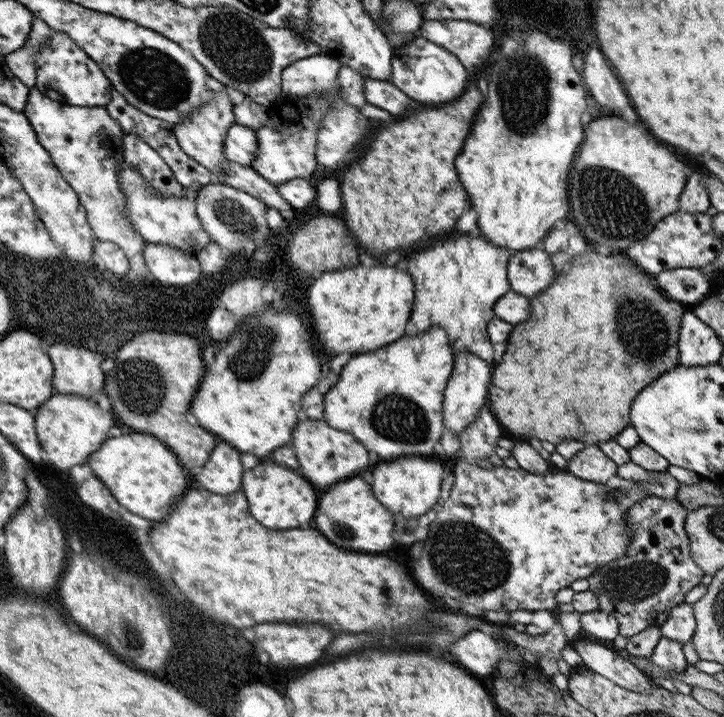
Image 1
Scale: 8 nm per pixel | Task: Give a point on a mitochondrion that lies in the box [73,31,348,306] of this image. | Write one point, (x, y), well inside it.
(153, 75)

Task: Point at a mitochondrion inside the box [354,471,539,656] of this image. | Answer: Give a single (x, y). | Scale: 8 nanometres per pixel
(474, 563)

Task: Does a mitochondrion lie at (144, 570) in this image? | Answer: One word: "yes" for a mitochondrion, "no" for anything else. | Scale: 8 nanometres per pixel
no

